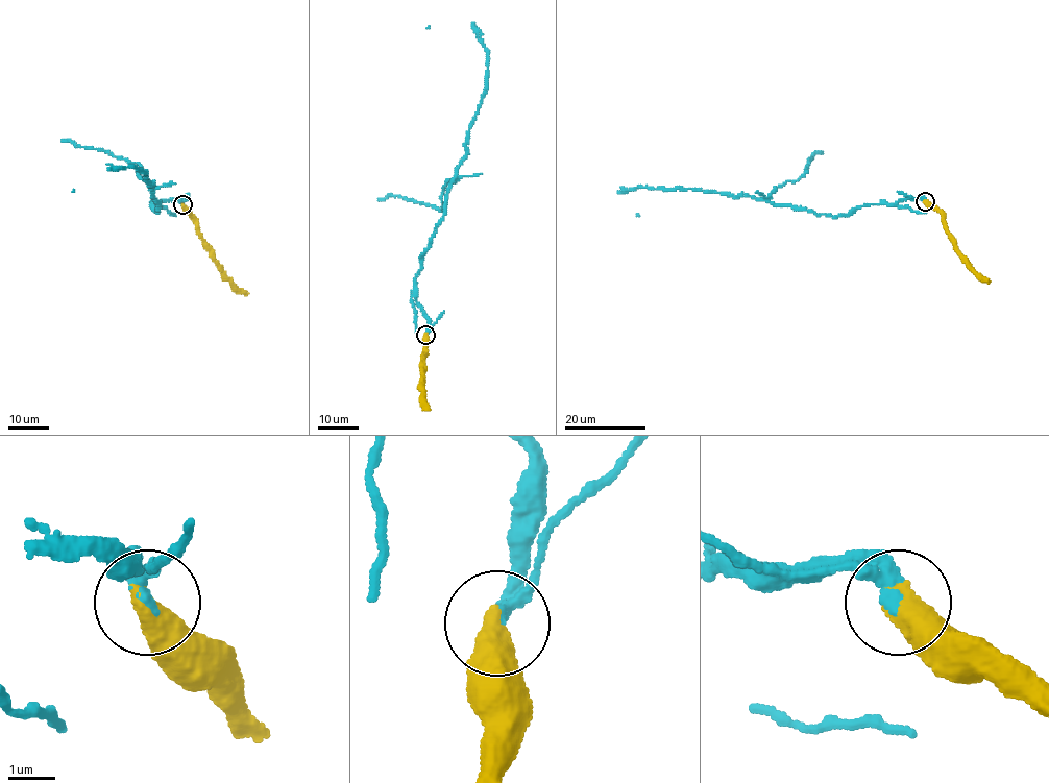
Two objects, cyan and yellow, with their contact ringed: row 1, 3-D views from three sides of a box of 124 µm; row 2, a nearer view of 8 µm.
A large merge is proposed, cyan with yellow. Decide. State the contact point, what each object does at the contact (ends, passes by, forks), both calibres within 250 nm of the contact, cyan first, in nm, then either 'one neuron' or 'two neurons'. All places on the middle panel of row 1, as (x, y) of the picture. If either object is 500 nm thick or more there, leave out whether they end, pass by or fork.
place (425, 335); calibres 320 and 650 nm; two neurons

